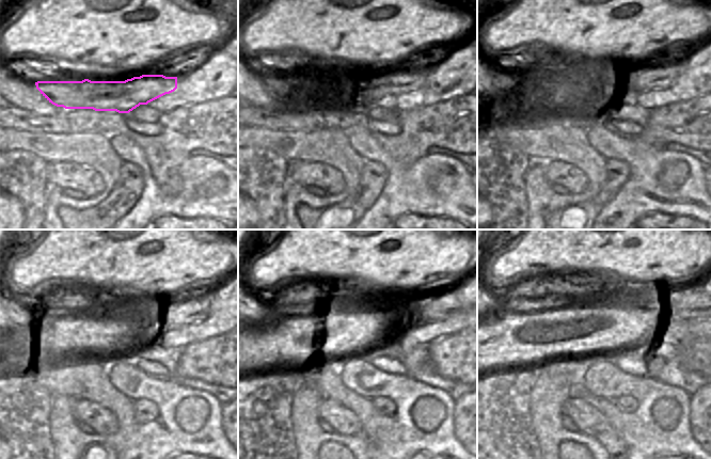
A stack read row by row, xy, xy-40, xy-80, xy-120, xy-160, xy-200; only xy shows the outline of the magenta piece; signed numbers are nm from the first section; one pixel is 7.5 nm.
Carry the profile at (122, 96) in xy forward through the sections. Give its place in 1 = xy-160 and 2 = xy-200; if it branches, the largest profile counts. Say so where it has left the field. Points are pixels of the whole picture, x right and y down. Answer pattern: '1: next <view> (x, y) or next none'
1: next xy-160 (430, 307)
2: next xy-200 (692, 303)

